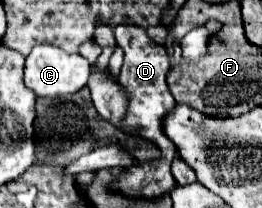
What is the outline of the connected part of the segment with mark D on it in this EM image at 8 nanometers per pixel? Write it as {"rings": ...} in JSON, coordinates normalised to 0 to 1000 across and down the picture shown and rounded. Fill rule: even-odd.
{"rings":[[[443,130],[435,178],[450,226],[473,245],[473,313],[450,399],[489,466],[489,505],[466,611],[580,678],[618,726],[626,764],[656,774],[672,745],[672,697],[626,639],[626,563],[672,514],[664,466],[634,409],[634,361],[649,332],[641,255],[618,216],[595,216],[534,130]]]}

